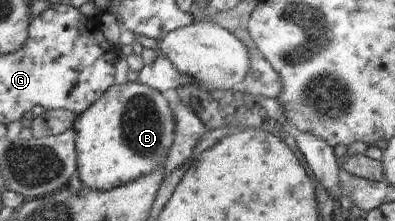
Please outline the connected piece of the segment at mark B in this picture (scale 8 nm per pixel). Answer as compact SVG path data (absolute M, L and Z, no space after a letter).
M129 81L111 85L99 100L76 118L72 129L76 134L77 166L83 186L94 191L110 191L165 166L173 146L176 124L173 109L162 92Z

